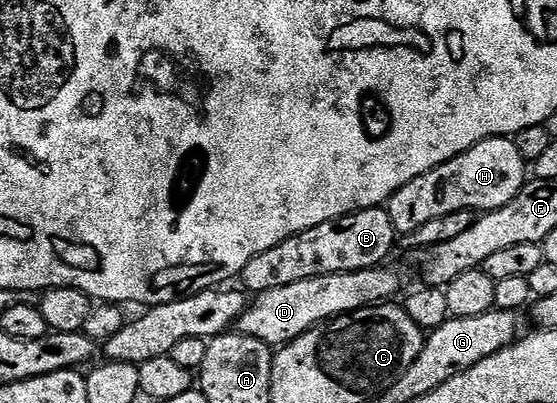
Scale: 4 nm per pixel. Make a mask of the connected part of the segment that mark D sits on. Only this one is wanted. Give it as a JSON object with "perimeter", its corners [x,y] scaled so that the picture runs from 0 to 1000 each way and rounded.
{"perimeter":[[[691,667],[566,685],[551,695],[530,695],[530,705],[508,705],[508,715],[487,715],[487,725],[463,730],[449,747],[436,784],[424,799],[424,826],[458,834],[483,861],[503,864],[575,799],[650,769],[655,759],[697,752],[704,742],[698,737],[718,715],[720,690],[709,672]]]}

